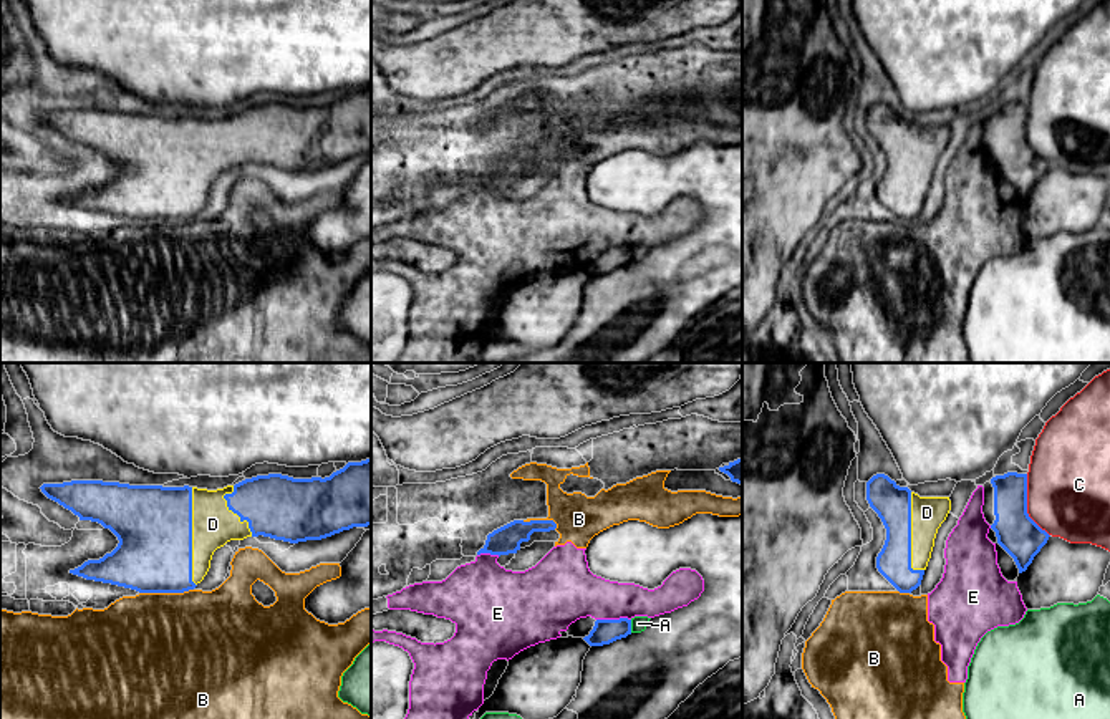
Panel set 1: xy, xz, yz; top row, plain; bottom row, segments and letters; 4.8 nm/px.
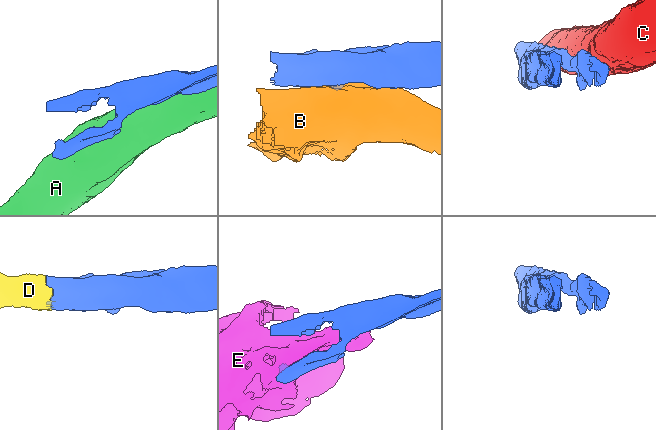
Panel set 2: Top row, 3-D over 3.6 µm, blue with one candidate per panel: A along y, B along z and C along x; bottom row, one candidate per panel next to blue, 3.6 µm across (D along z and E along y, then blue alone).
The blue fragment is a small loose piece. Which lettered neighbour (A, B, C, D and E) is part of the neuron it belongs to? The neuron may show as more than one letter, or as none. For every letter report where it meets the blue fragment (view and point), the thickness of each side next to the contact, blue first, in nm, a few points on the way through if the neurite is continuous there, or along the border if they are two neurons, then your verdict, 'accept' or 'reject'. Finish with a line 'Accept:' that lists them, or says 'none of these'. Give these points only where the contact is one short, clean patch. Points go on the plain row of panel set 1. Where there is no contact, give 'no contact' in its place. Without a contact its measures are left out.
A: meets blue in xz at (630, 255); 120 nm thick on the blue side, 80 nm on the other; border along xz (630, 249), (632, 260); reject
B: meets blue in xy at (166, 221); 360 nm thick on the blue side, 500 nm on the other; reject
C: meets blue in yz at (1026, 135); 200 nm thick on the blue side, 400 nm on the other; reject
D: meets blue in xy at (191, 166); 380 nm thick on the blue side, 200 nm on the other; accept
E: meets blue in xz at (613, 249); 120 nm thick on the blue side, 280 nm on the other; reject
Accept: D

